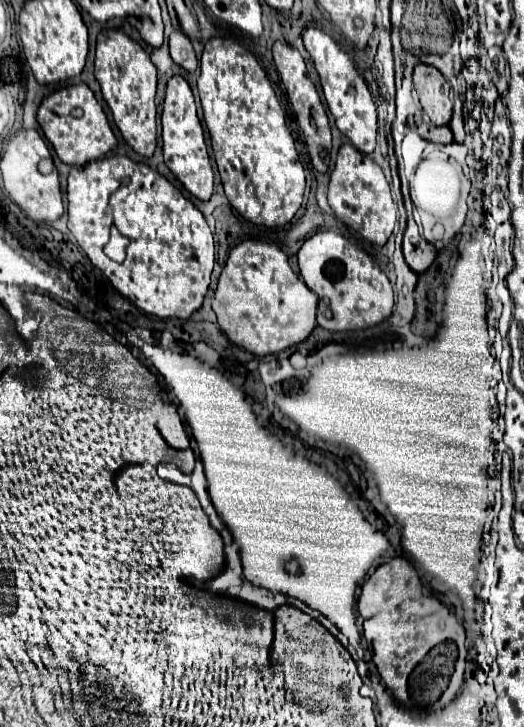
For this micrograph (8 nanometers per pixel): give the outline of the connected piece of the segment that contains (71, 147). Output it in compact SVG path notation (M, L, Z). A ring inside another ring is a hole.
M84 82L56 90L44 98L38 108L38 124L48 142L54 146L58 158L70 166L84 166L96 158L104 158L116 146L116 136L104 116L104 110Z

